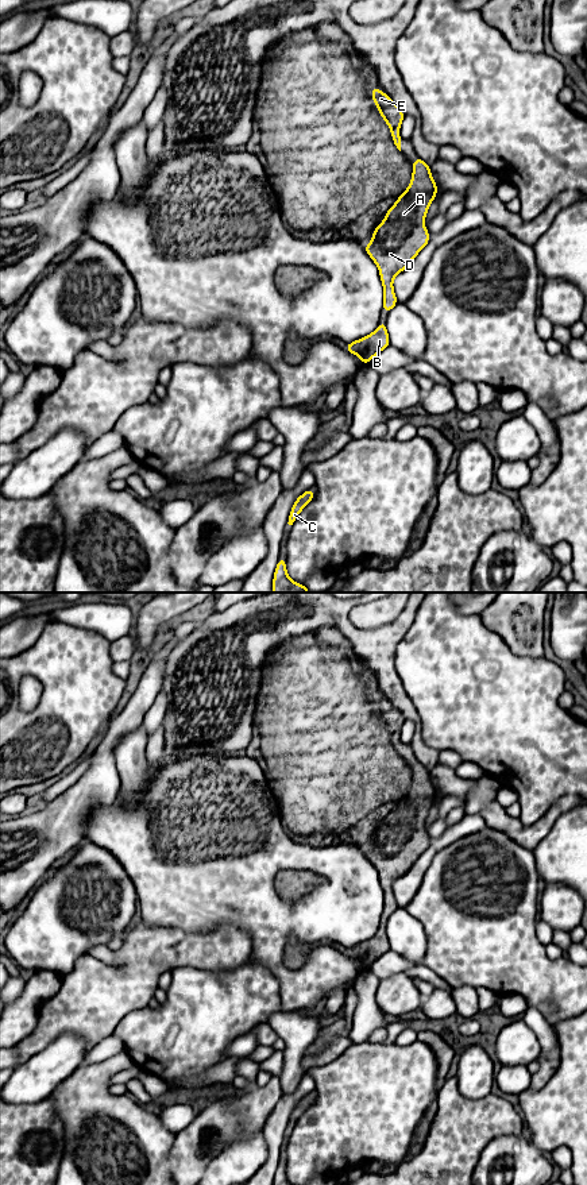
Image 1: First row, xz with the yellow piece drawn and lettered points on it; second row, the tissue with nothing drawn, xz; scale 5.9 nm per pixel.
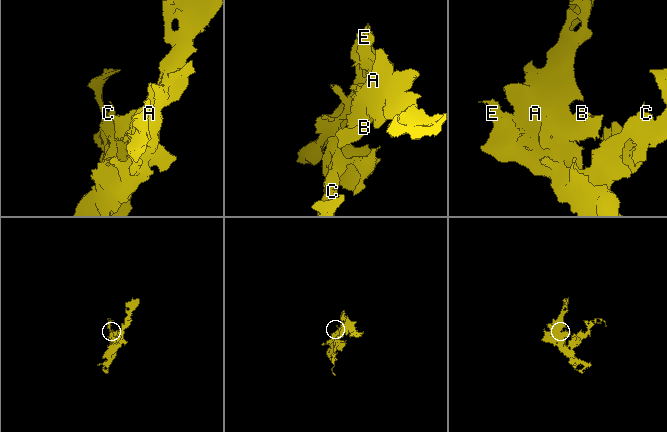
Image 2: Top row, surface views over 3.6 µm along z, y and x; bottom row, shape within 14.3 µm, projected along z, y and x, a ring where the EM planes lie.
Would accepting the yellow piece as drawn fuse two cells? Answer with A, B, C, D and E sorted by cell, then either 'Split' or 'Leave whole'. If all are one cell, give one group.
Groups: A B C D E. Leave whole

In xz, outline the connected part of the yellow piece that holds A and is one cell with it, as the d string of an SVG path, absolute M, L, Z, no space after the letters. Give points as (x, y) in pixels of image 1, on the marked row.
M420 157L412 167L409 188L387 211L382 224L374 229L372 242L364 246L364 251L379 269L385 313L398 304L393 289L394 277L412 263L429 243L430 236L424 221L439 192L437 185L432 178L430 167Z

